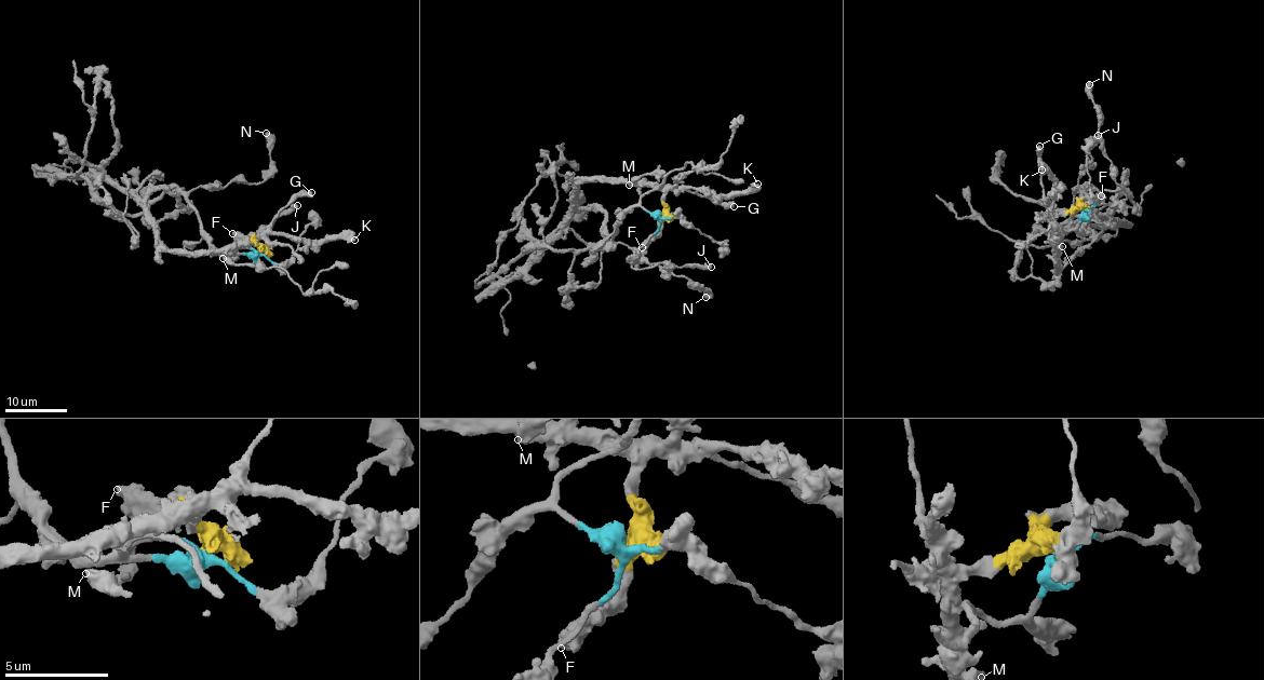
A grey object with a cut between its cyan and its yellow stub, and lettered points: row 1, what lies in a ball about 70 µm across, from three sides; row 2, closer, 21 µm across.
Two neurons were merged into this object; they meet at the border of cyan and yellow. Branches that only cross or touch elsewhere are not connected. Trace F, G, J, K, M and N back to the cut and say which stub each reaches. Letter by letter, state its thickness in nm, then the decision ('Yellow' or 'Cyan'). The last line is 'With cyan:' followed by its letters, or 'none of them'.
F: Thickness 500 nm. Yellow
G: Thickness 700 nm. Yellow
J: Thickness 600 nm. Cyan
K: Thickness 550 nm. Yellow
M: Thickness 550 nm. Cyan
N: Thickness 550 nm. Cyan
With cyan: J, M, N

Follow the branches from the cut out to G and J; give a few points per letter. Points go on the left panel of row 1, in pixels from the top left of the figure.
G: (259, 252), (254, 240), (265, 233), (268, 225), (295, 198), (311, 191)
J: (259, 252), (228, 247), (252, 245), (273, 226), (278, 217), (297, 204)

